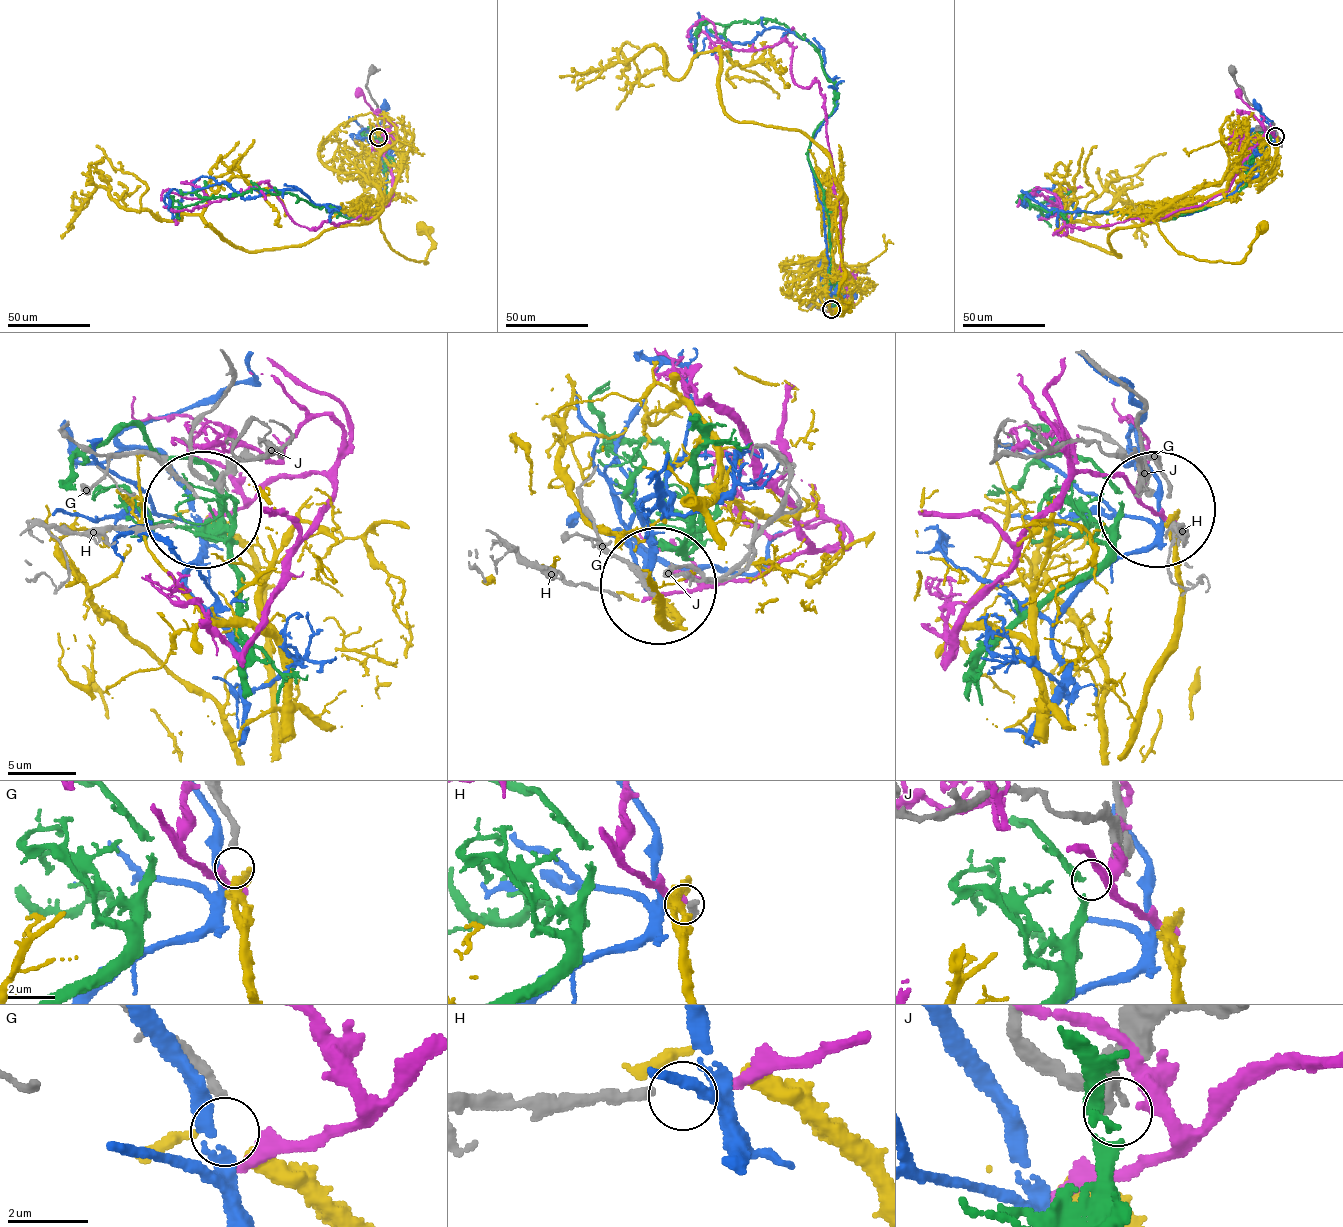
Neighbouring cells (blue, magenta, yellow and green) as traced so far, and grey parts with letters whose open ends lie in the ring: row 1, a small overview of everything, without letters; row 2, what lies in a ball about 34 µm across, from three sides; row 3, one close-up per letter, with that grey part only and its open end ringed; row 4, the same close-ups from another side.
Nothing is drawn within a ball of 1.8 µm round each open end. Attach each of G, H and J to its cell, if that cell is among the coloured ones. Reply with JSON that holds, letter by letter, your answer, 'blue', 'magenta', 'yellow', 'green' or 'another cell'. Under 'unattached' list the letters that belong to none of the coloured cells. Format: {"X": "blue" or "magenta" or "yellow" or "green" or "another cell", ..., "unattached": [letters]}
{"G": "yellow", "H": "magenta", "J": "green", "unattached": []}

